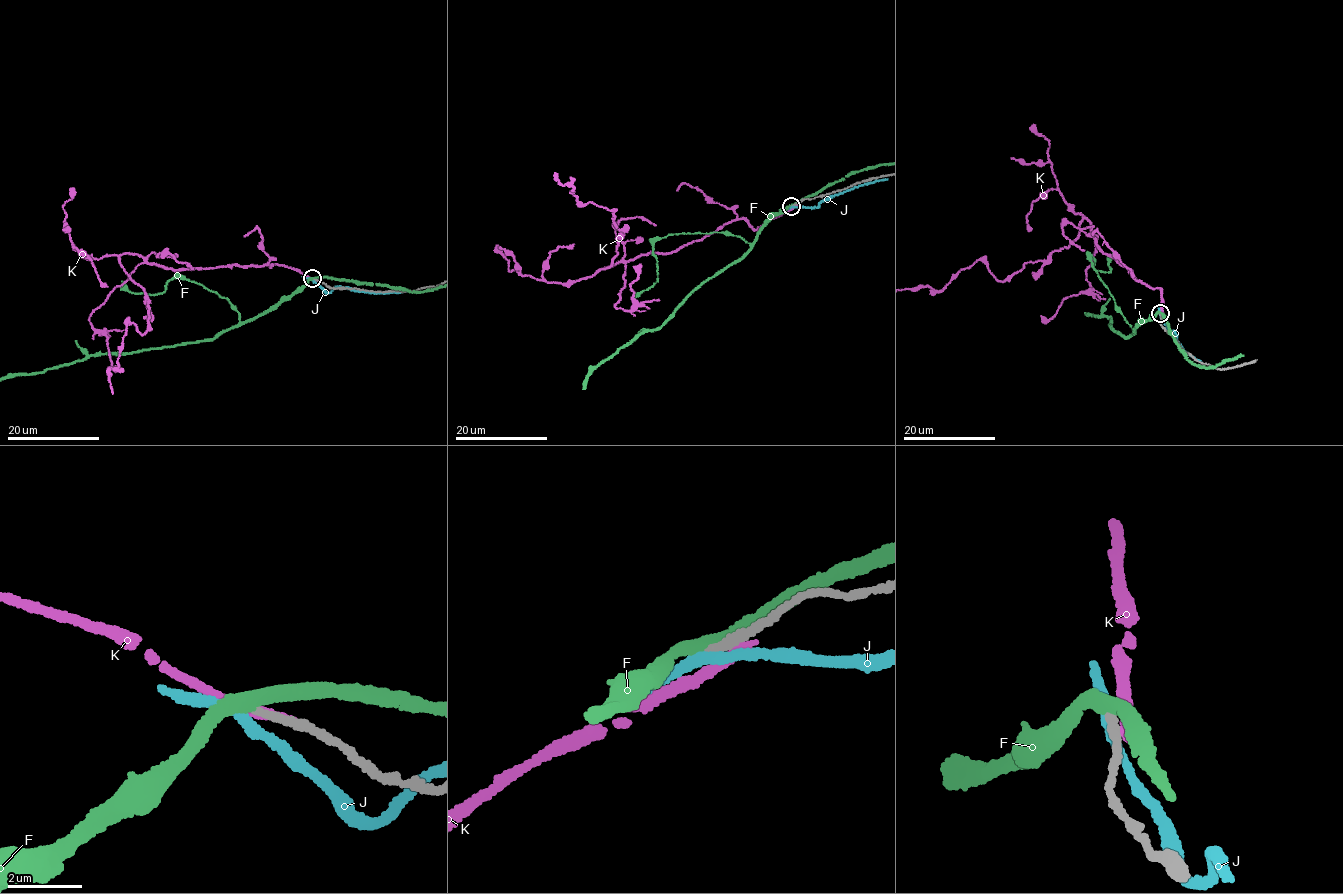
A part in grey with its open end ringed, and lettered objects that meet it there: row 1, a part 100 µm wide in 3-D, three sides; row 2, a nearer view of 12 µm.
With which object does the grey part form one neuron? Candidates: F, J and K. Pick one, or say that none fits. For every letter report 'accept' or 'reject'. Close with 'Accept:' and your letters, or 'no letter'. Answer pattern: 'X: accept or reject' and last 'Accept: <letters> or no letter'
F: reject
J: reject
K: reject
Accept: no letter

